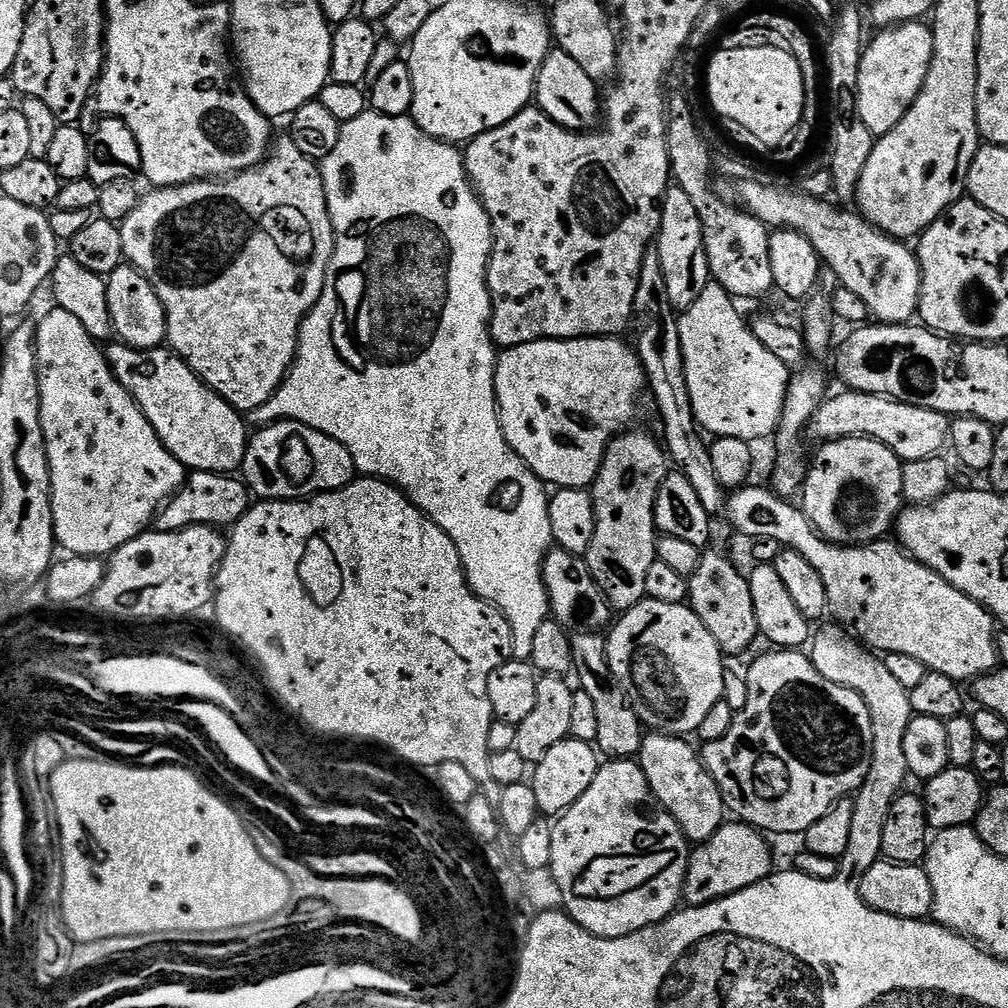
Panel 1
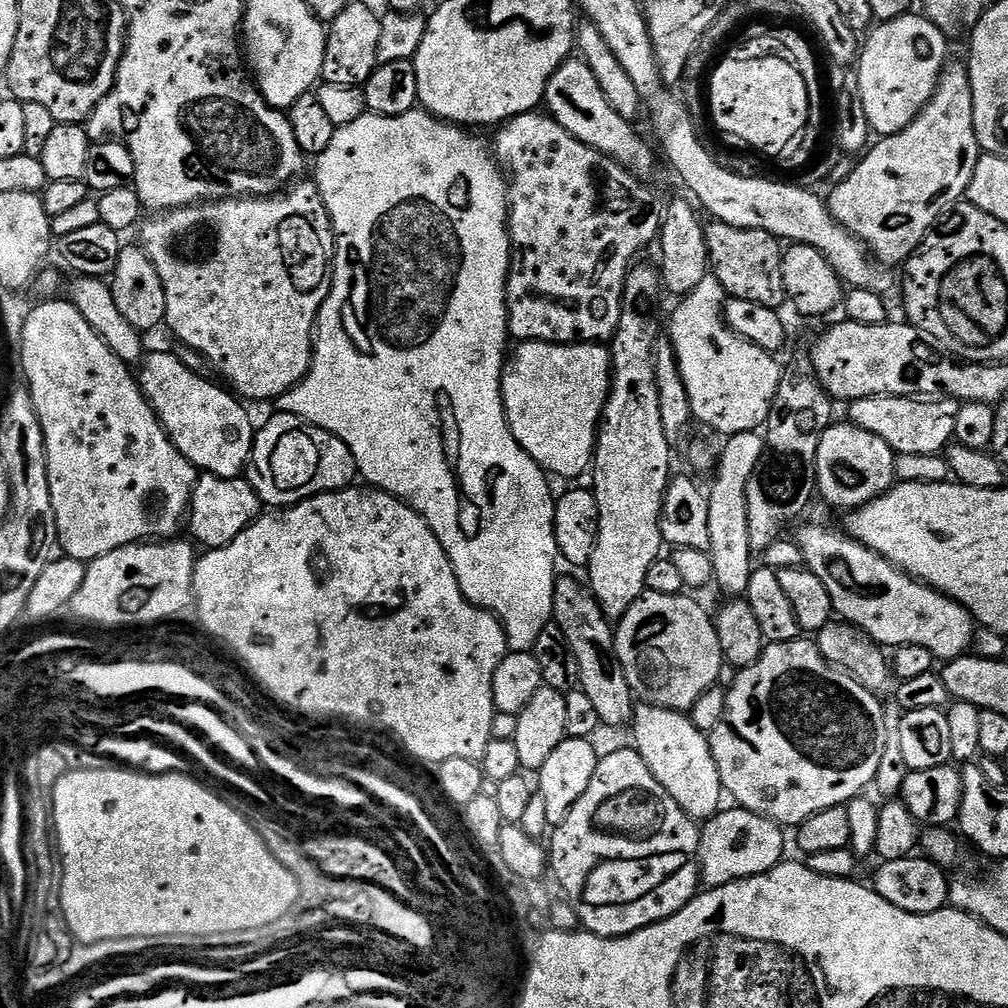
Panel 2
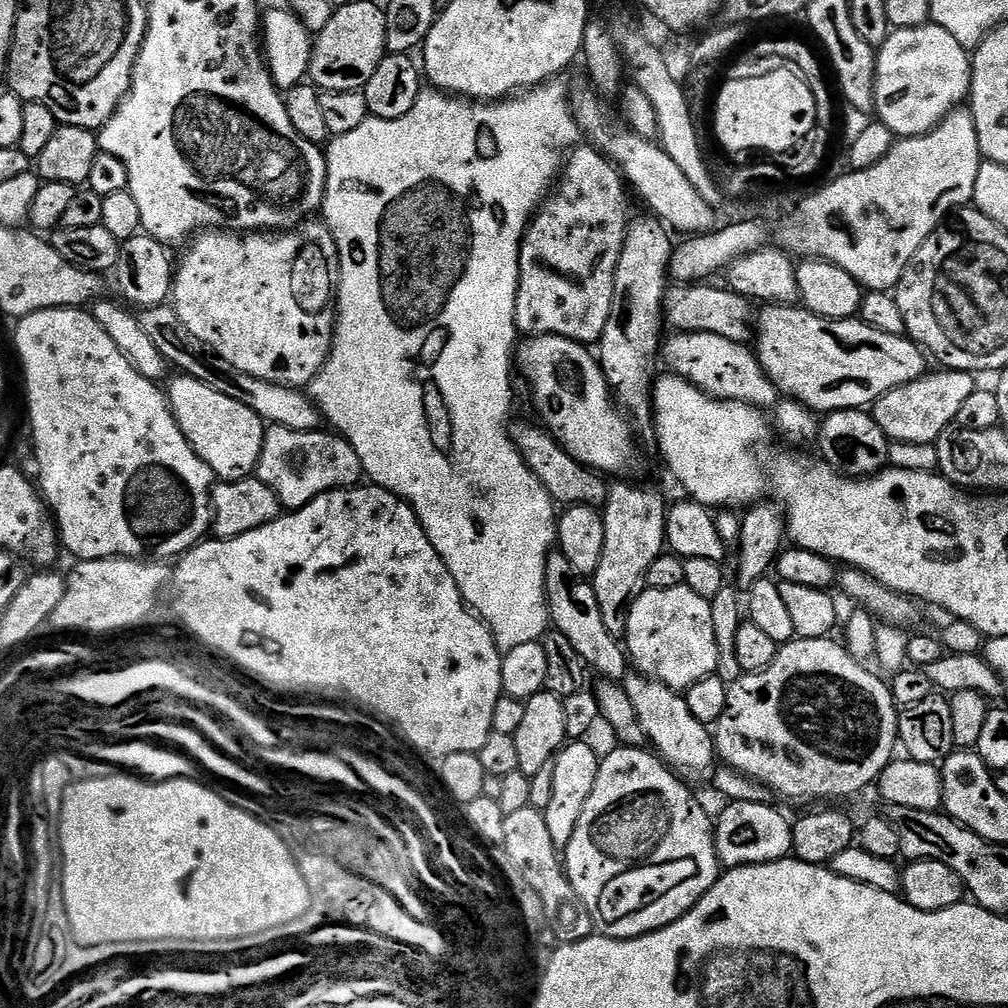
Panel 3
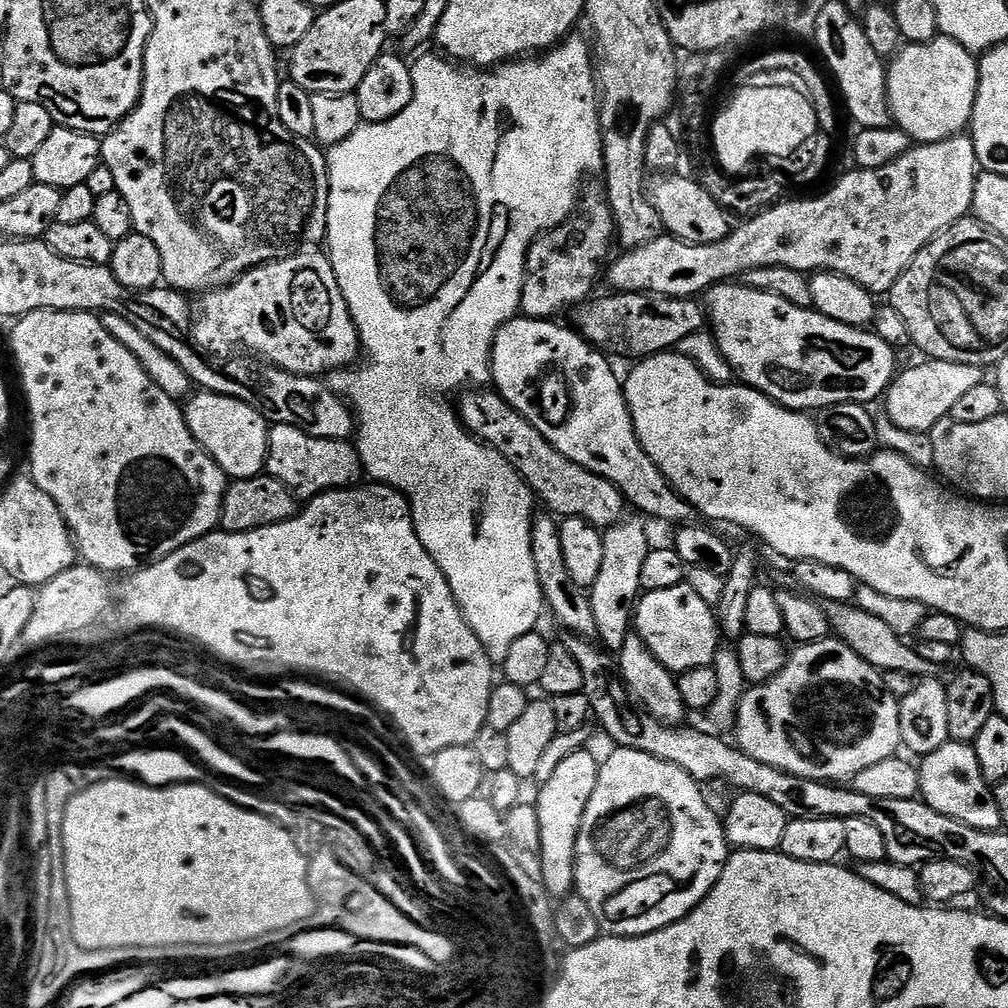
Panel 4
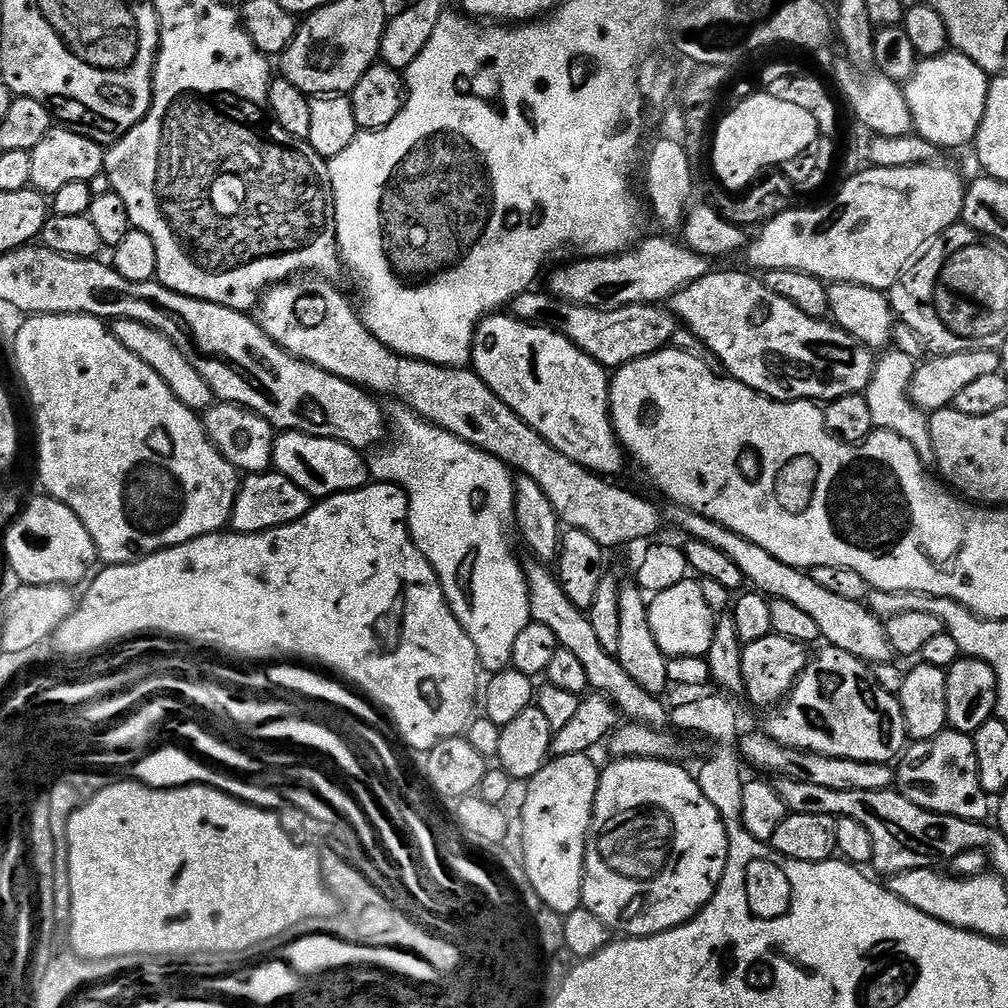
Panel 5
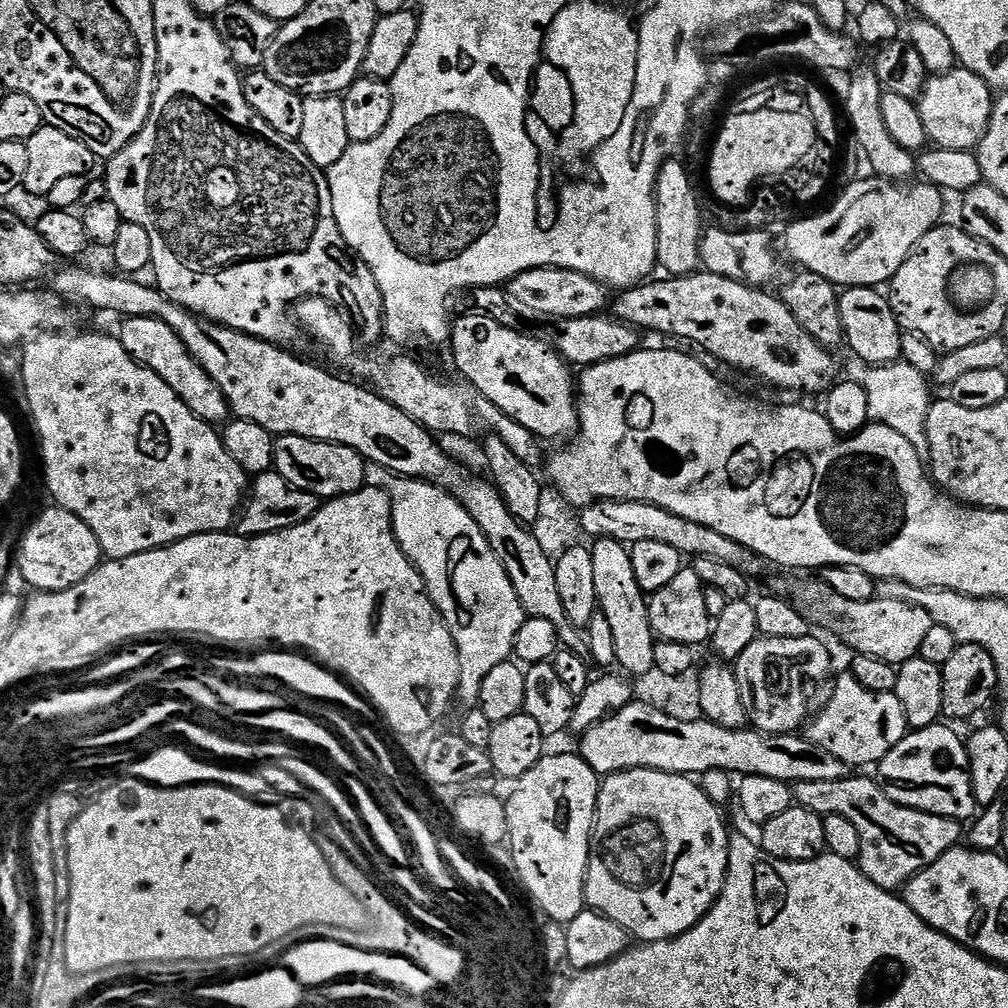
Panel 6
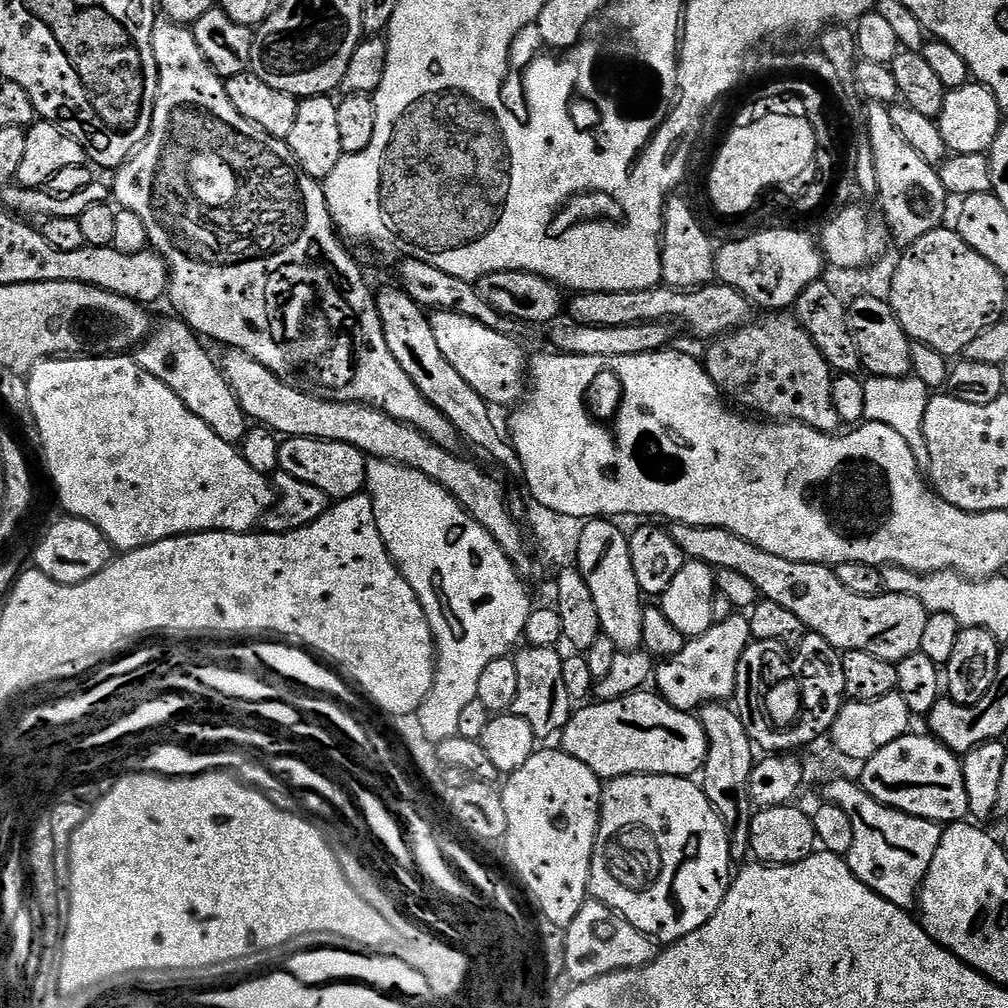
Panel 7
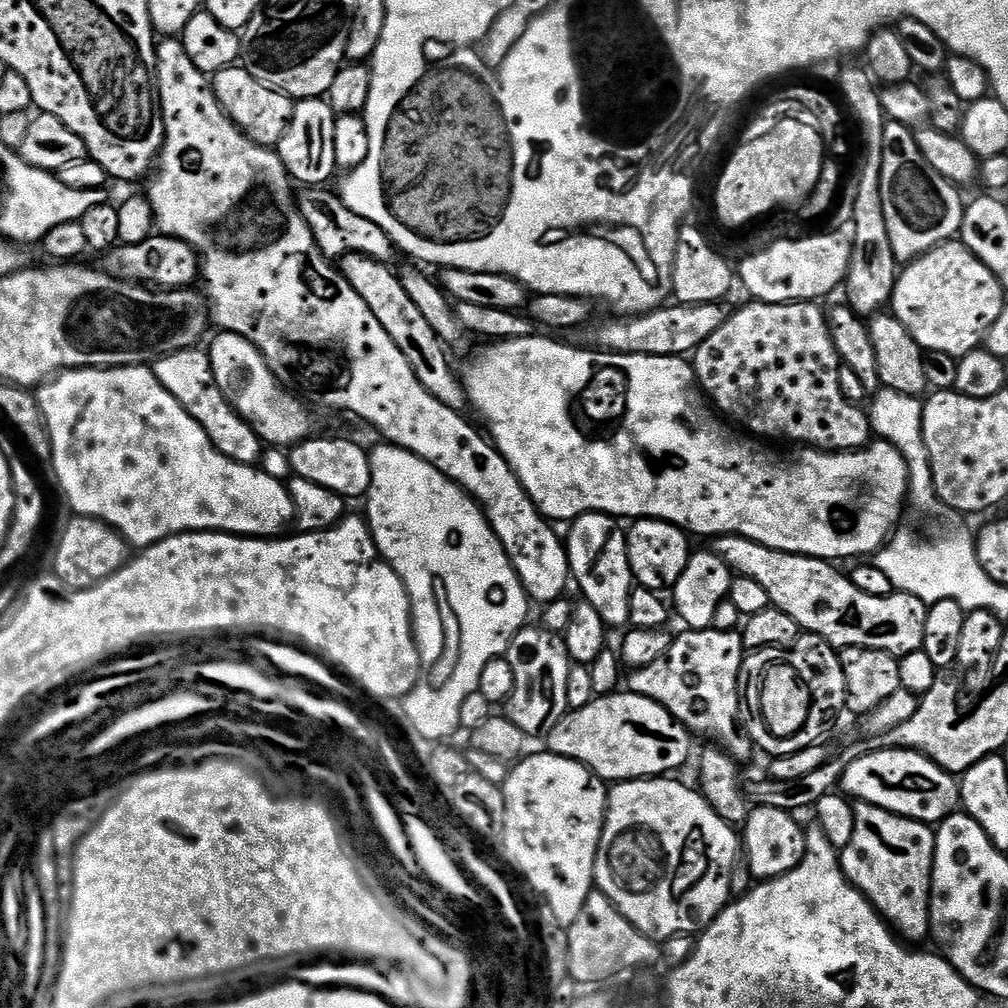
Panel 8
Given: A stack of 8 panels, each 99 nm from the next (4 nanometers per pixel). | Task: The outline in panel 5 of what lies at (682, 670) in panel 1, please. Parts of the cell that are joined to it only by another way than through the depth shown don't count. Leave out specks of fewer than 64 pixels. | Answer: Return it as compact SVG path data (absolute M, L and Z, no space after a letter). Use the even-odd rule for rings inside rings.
M695 579L683 580L678 582L678 586L670 586L670 590L655 593L648 605L648 617L650 630L654 630L654 642L658 642L665 656L707 657L710 641L714 639L717 617L710 606L706 606L706 598Z

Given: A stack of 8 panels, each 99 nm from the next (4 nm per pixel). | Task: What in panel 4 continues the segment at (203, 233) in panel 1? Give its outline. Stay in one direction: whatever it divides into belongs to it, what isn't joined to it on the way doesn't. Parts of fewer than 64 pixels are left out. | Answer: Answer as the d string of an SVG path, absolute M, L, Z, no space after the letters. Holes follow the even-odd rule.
M301 250L284 260L259 264L257 268L242 273L231 284L203 293L201 300L204 301L200 308L198 304L198 315L194 320L194 339L197 348L209 353L228 352L241 344L244 347L241 349L255 354L275 368L317 378L347 369L361 359L360 335L338 286L334 266L323 251Z

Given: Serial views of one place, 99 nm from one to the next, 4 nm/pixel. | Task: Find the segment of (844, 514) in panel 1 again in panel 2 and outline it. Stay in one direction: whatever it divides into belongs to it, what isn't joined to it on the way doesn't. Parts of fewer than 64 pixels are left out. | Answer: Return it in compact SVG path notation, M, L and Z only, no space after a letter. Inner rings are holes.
M833 422L822 434L822 442L818 442L818 454L816 455L816 486L819 499L824 499L832 508L844 508L843 510L855 510L866 506L871 500L876 500L884 492L890 491L896 479L897 453L885 440L878 438L878 434L870 434L870 430L862 430L851 422Z

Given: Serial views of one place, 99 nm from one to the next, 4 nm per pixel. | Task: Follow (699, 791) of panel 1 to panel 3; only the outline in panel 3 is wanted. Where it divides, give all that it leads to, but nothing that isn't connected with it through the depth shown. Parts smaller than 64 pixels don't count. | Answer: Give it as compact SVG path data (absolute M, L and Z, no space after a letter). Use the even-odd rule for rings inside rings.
M639 674L625 675L622 687L624 693L628 695L629 702L634 706L636 716L640 719L645 737L650 744L652 740L651 747L669 765L677 769L704 768L711 760L714 760L714 740L709 729L702 722L698 722L694 714L690 714L683 695L679 691L667 688L657 680L649 680Z

